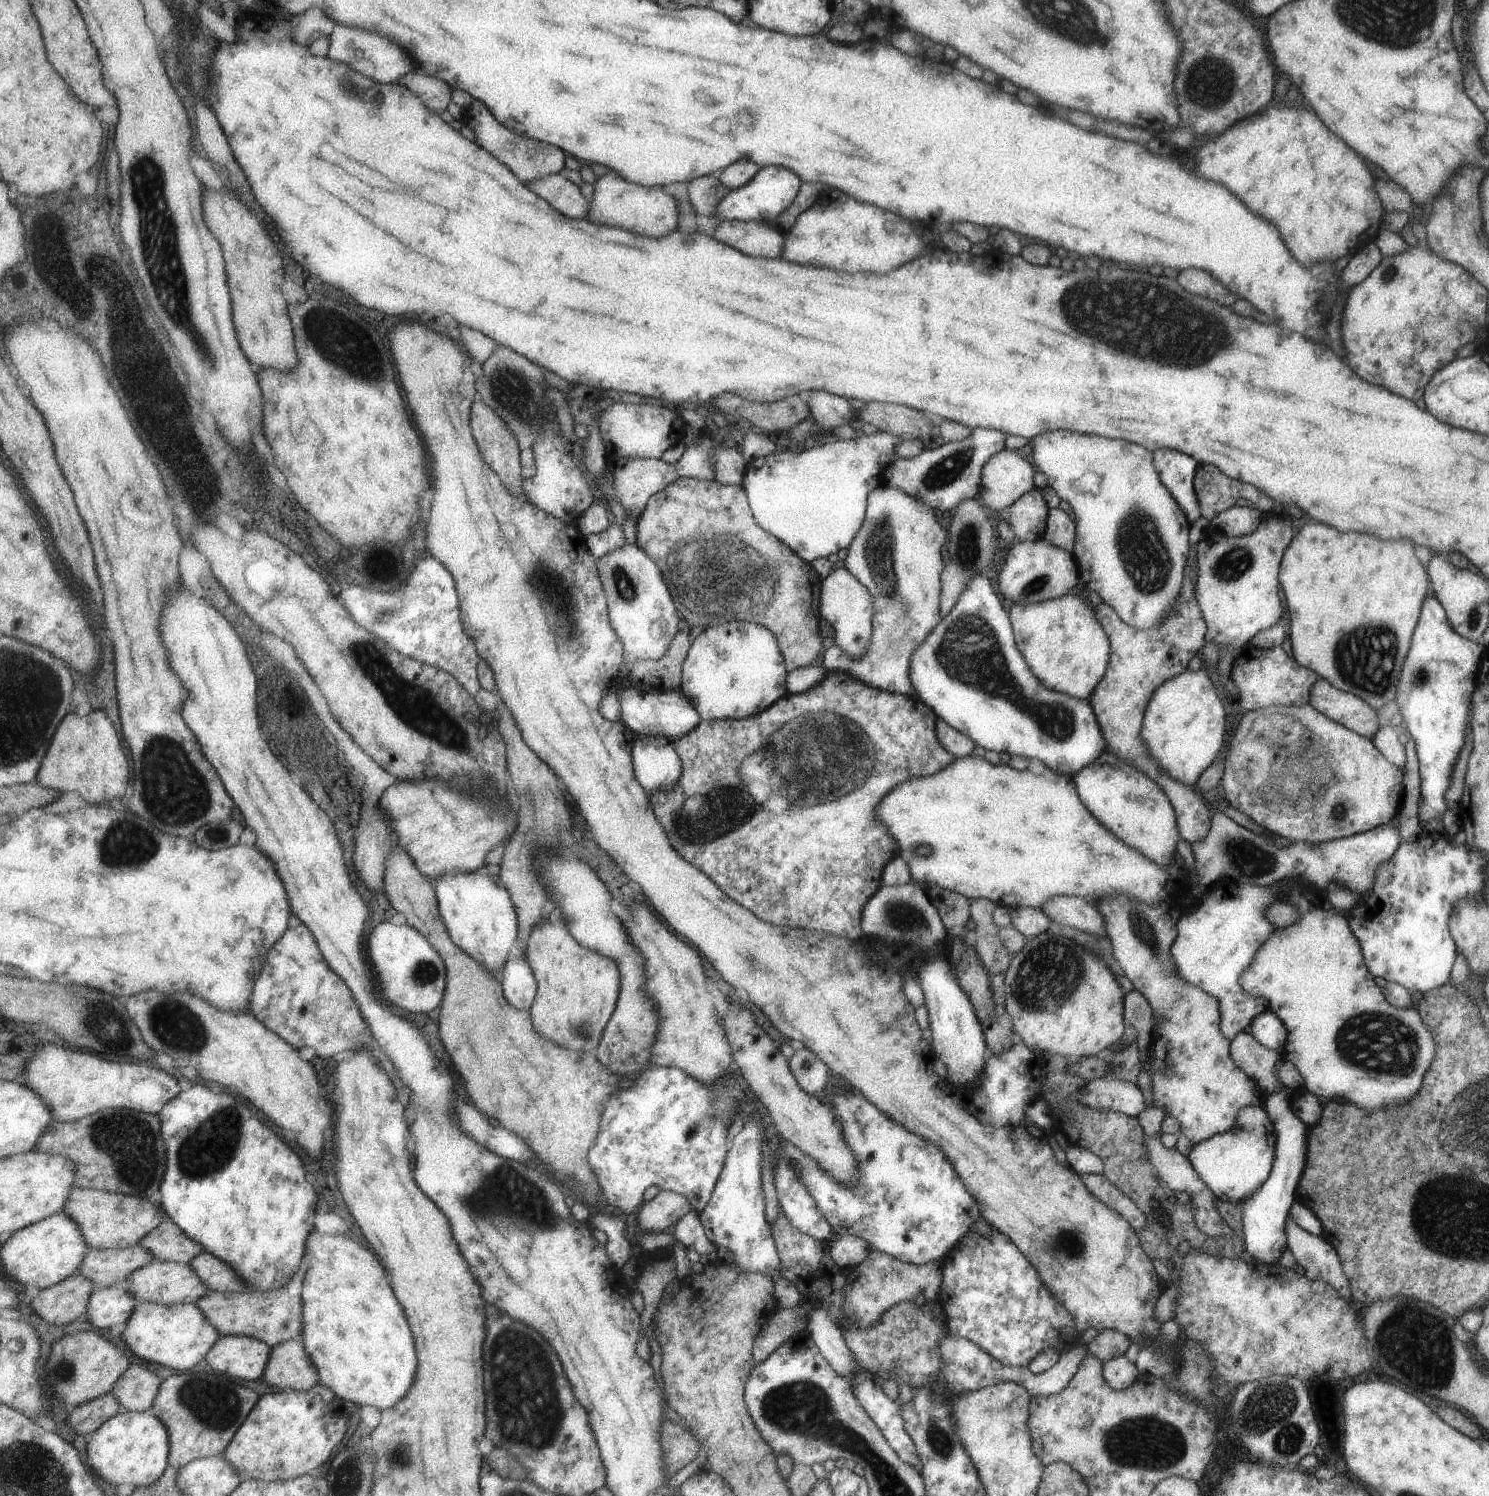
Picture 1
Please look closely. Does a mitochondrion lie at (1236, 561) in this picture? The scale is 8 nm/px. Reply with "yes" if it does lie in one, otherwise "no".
yes

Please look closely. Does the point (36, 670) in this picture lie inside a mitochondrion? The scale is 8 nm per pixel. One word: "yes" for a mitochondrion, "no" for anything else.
yes

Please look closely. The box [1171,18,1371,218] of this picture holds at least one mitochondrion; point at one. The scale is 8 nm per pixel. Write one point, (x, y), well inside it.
(1210, 81)

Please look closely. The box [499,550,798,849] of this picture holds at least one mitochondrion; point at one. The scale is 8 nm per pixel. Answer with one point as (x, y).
(558, 593)

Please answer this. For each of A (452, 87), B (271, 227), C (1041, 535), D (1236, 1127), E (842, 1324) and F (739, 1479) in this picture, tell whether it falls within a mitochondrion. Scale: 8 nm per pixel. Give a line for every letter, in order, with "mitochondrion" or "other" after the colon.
A: other
B: other
C: other
D: other
E: other
F: other

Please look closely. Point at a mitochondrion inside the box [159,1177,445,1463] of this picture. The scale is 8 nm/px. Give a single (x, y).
(215, 1405)

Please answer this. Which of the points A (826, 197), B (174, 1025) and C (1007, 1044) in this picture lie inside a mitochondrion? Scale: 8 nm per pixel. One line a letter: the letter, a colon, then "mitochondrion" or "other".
A: other
B: mitochondrion
C: other

